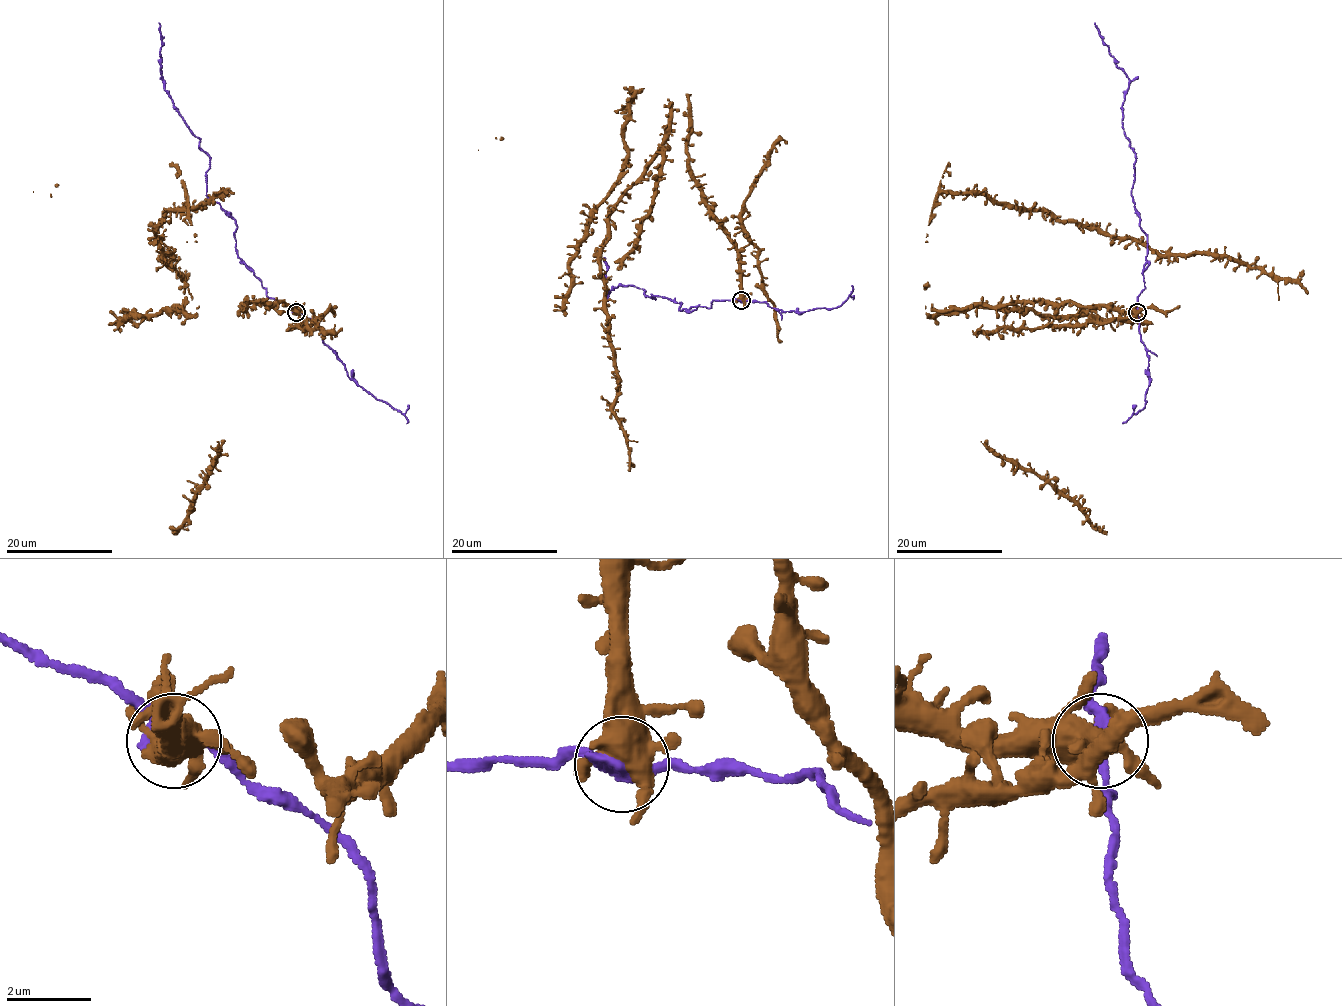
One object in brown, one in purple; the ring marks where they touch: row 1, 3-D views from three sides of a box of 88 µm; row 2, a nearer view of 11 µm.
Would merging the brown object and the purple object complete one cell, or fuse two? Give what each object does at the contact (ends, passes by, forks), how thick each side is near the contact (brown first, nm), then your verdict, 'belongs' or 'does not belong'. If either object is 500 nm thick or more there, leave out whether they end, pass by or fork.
brown forks; purple passes by; calibres 440 and 380 nm; does not belong

